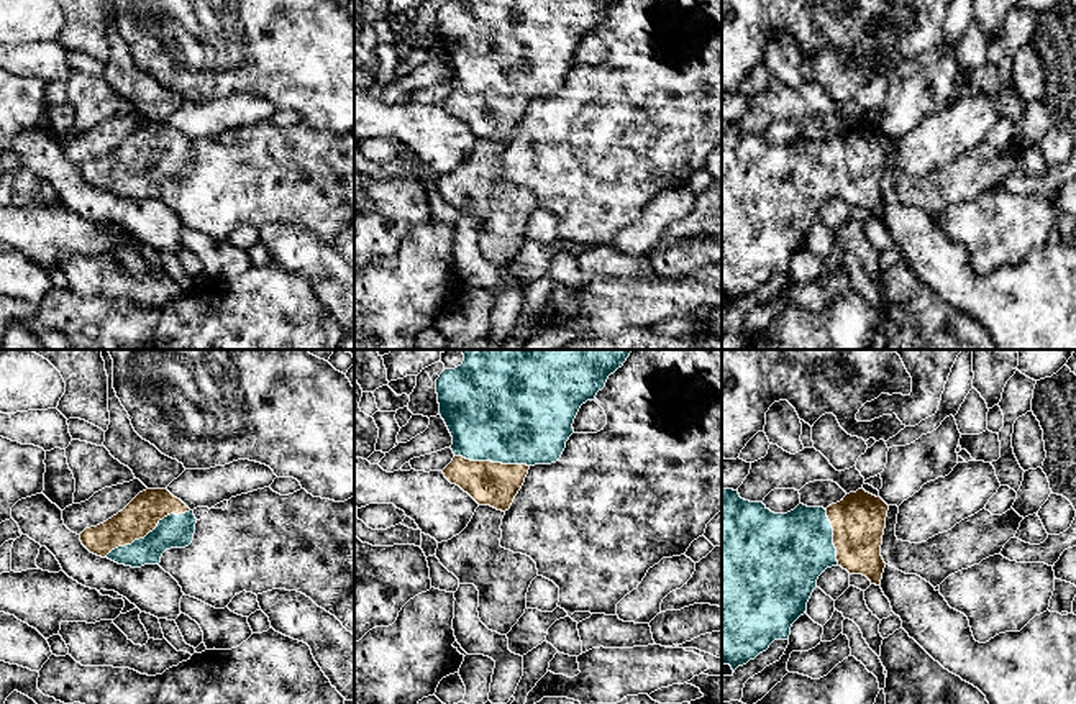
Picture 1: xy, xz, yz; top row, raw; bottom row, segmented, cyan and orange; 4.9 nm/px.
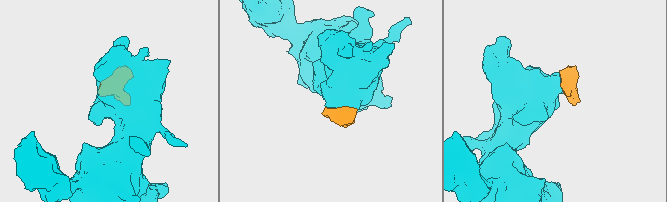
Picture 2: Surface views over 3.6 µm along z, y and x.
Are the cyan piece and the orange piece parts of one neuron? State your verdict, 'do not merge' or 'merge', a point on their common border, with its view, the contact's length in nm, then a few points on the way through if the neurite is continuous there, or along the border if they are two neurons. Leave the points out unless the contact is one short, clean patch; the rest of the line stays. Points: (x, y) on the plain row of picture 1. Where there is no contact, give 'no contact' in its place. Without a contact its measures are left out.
merge | xy (148, 166) | 480 nm

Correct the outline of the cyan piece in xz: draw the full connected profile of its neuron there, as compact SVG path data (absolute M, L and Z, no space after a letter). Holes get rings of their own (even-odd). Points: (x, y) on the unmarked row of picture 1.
M454 0L436 11L440 48L451 69L453 94L443 102L445 110L467 125L479 138L508 143L522 121L528 102L535 97L559 94L566 74L574 66L572 56L582 36L594 33L618 0Z

